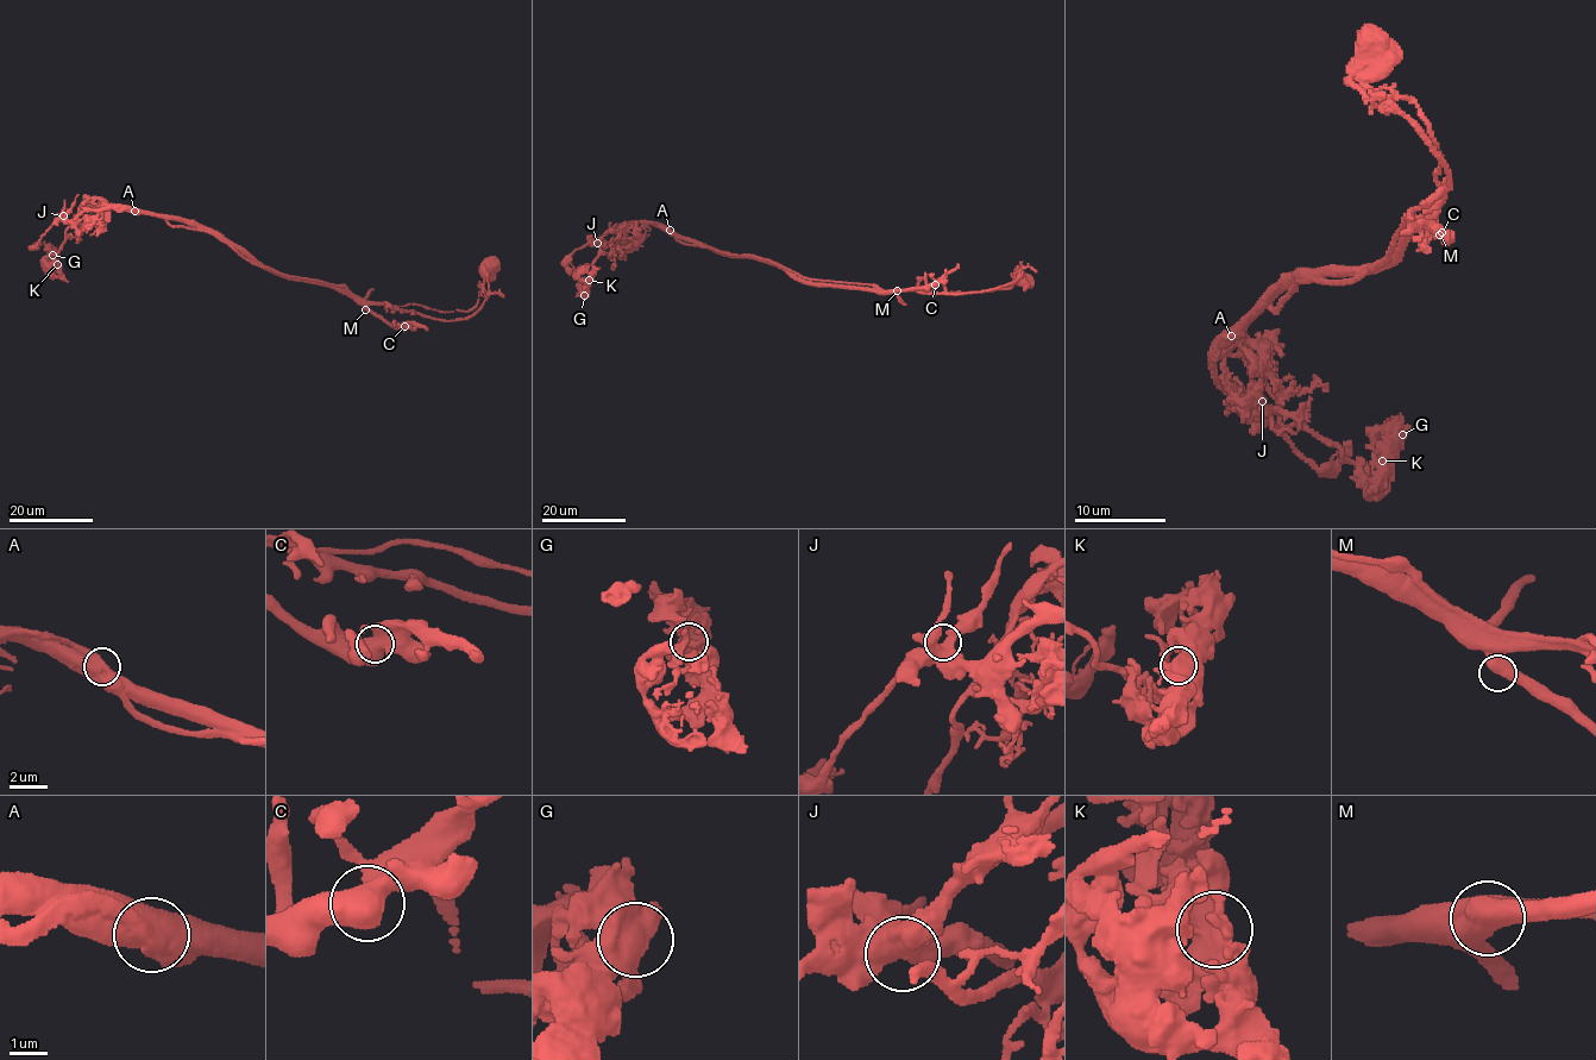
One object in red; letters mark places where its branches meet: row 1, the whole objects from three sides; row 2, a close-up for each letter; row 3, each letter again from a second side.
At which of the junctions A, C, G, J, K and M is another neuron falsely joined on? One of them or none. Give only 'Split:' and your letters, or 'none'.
Split: A

